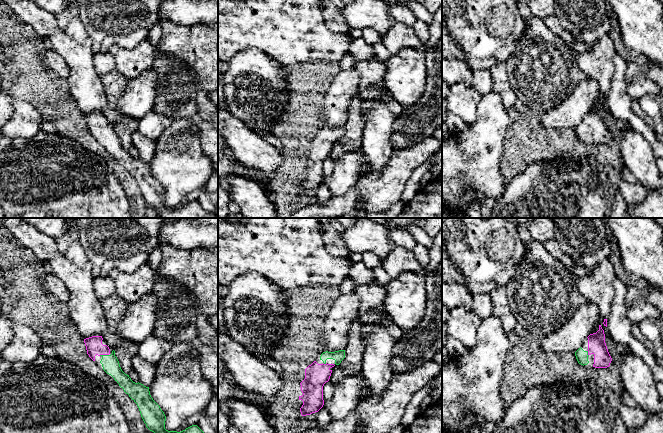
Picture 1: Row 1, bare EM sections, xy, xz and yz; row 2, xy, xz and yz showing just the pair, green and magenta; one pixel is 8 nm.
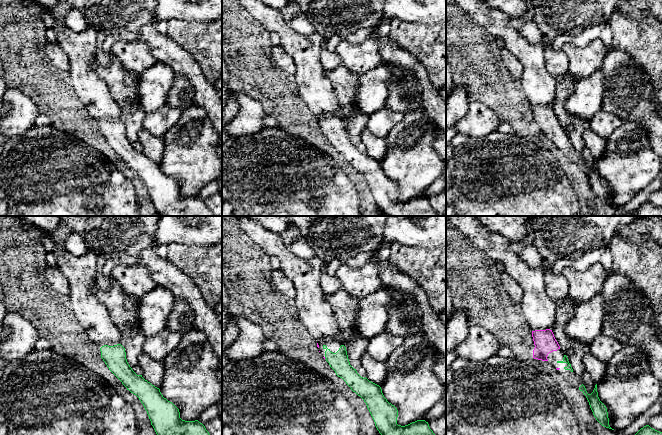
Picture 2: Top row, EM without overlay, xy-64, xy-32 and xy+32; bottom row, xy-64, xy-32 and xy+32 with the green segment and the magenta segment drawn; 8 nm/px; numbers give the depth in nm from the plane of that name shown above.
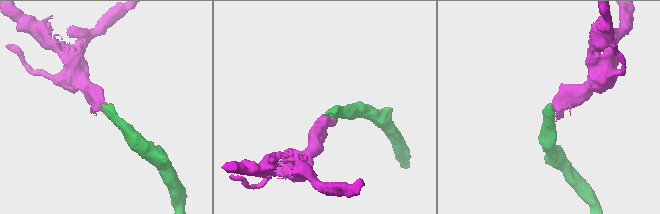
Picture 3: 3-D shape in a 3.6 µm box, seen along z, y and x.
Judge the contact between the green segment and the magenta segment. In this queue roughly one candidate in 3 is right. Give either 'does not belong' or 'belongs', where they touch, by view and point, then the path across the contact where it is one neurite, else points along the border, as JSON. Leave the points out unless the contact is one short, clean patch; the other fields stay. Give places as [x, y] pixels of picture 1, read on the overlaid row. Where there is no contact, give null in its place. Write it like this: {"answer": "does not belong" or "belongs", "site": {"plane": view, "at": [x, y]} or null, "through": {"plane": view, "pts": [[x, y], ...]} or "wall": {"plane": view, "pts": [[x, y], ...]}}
{"answer": "belongs", "site": {"plane": "xy", "at": [103, 355]}, "through": {"plane": "xy", "pts": [[110, 363], [103, 355], [94, 346]]}}

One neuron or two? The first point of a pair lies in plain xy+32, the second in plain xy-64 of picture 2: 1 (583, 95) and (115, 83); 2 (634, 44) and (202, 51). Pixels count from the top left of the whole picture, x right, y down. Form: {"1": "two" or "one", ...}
{"1": "two", "2": "one"}

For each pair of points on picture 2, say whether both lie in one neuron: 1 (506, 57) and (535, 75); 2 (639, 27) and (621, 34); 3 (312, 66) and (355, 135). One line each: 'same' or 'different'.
1: different
2: same
3: different

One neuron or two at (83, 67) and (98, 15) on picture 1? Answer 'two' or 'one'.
two

